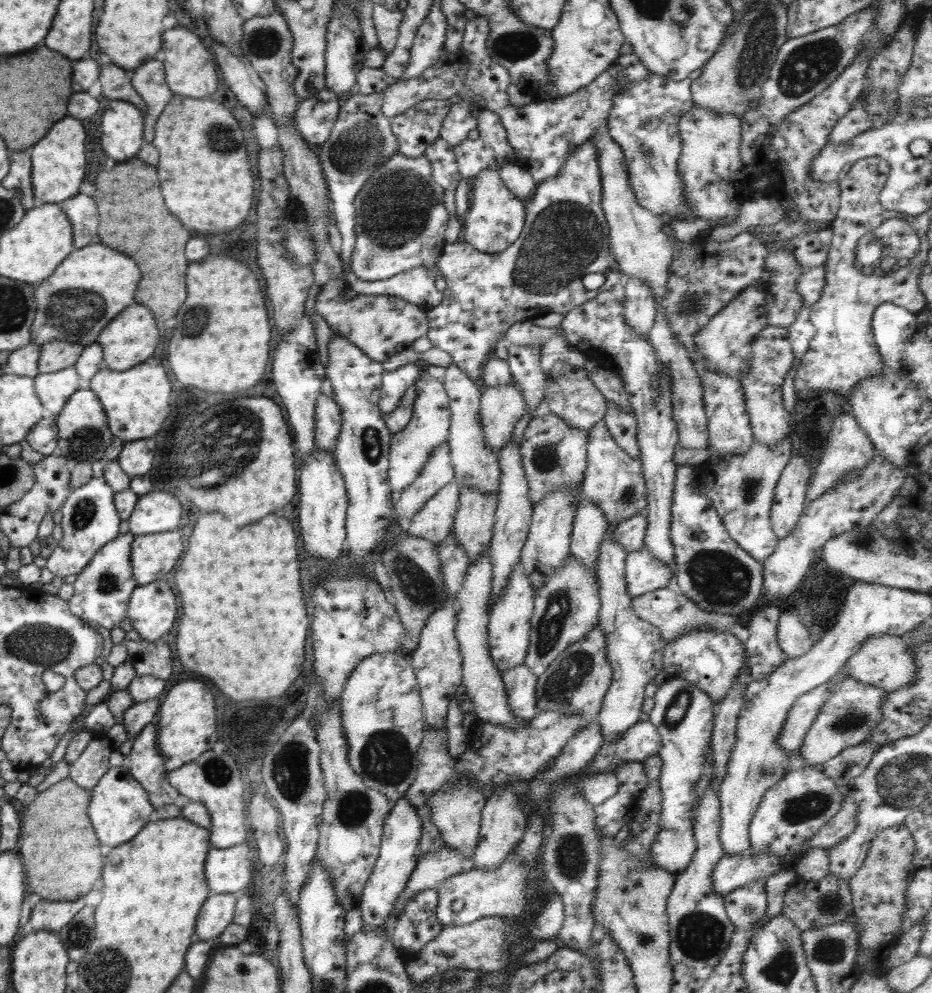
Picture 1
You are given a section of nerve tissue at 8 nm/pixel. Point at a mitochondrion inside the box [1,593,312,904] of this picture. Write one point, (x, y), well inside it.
(50, 645)

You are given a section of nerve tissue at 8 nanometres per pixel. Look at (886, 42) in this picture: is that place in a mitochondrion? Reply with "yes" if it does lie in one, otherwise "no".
no

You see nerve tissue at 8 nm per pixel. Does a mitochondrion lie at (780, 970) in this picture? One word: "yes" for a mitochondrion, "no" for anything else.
yes

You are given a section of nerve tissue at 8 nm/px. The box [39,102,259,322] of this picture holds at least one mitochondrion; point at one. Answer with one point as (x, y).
(221, 138)

